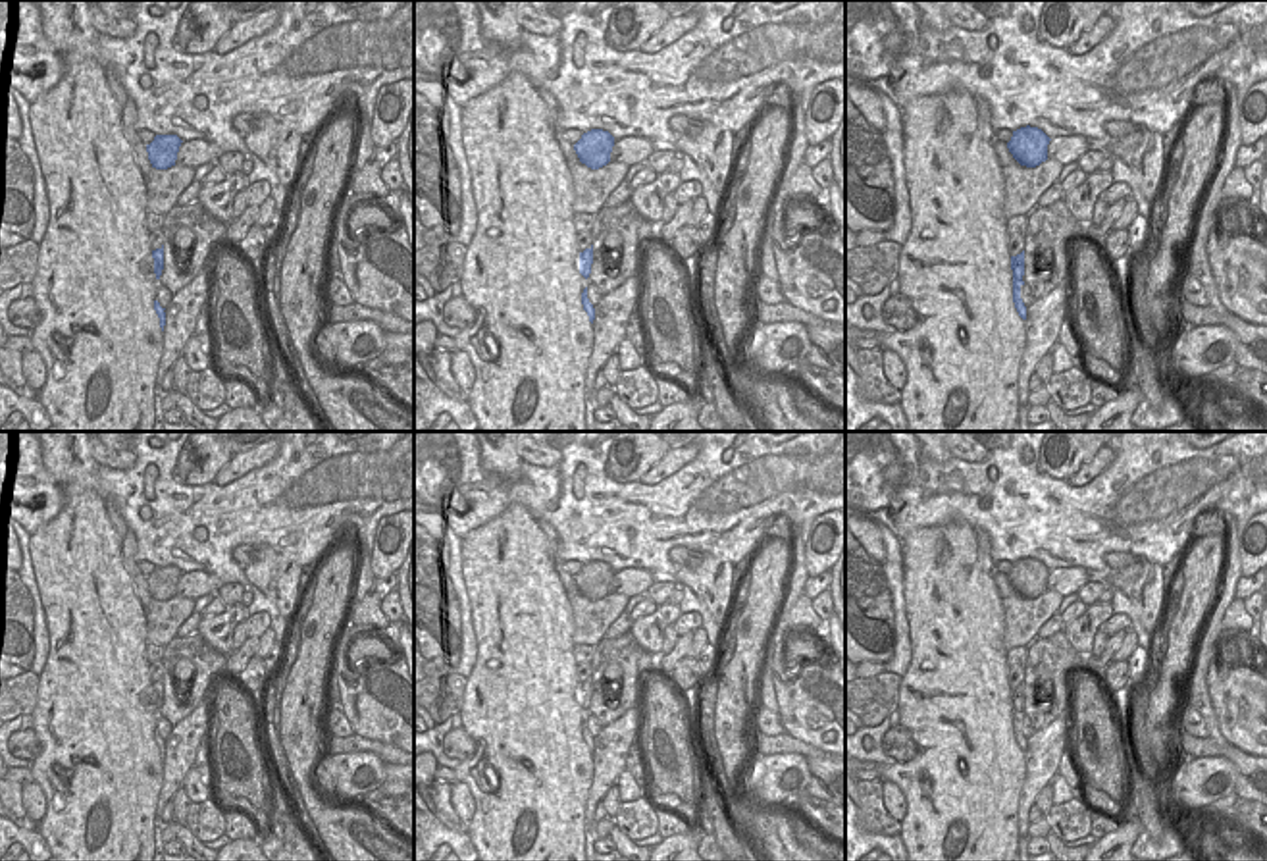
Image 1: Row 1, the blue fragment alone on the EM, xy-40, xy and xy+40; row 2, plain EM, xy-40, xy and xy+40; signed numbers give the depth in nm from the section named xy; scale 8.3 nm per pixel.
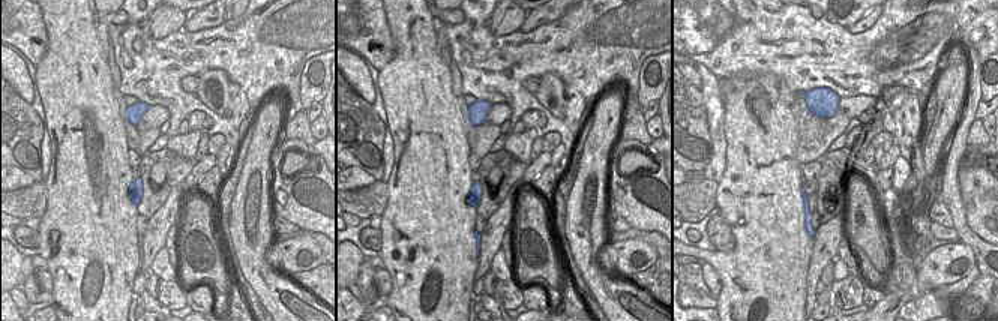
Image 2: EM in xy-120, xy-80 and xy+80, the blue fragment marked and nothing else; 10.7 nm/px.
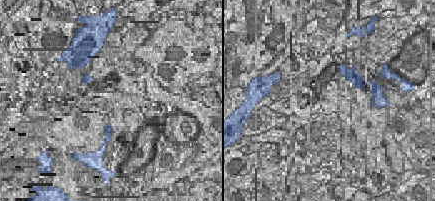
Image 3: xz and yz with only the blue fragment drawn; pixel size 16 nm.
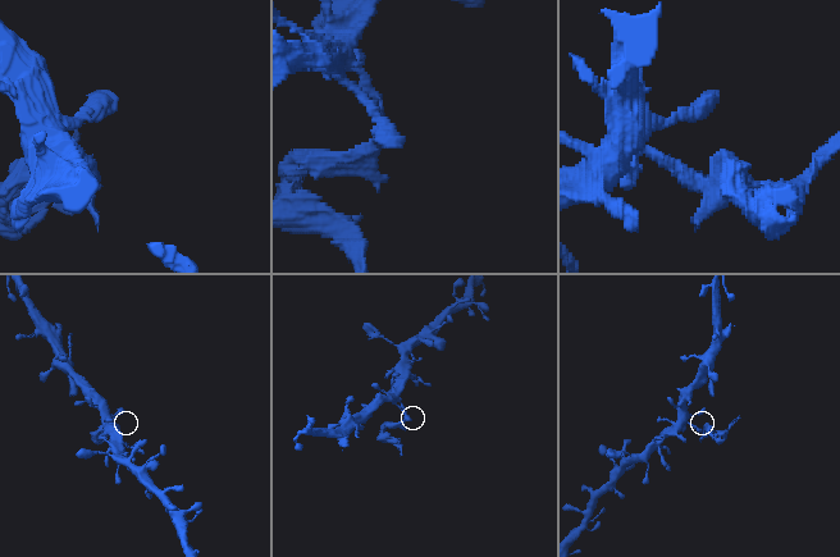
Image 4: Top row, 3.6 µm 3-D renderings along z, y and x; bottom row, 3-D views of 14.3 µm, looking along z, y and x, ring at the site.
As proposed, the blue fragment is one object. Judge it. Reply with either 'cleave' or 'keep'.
cleave

